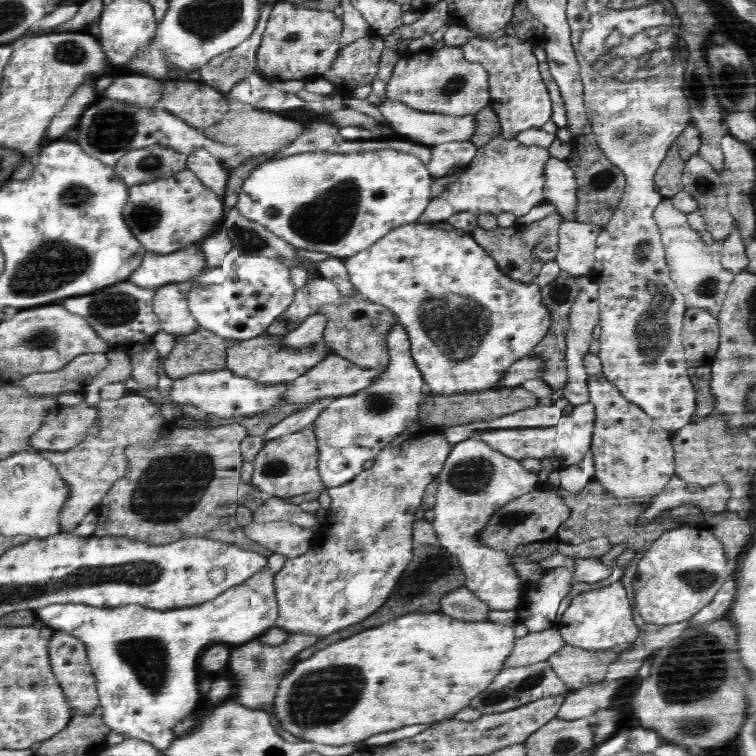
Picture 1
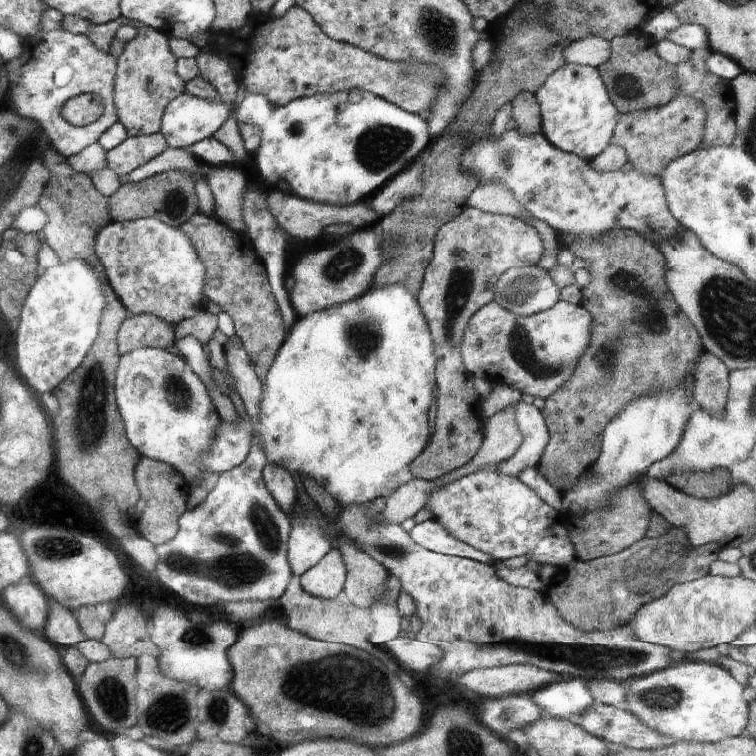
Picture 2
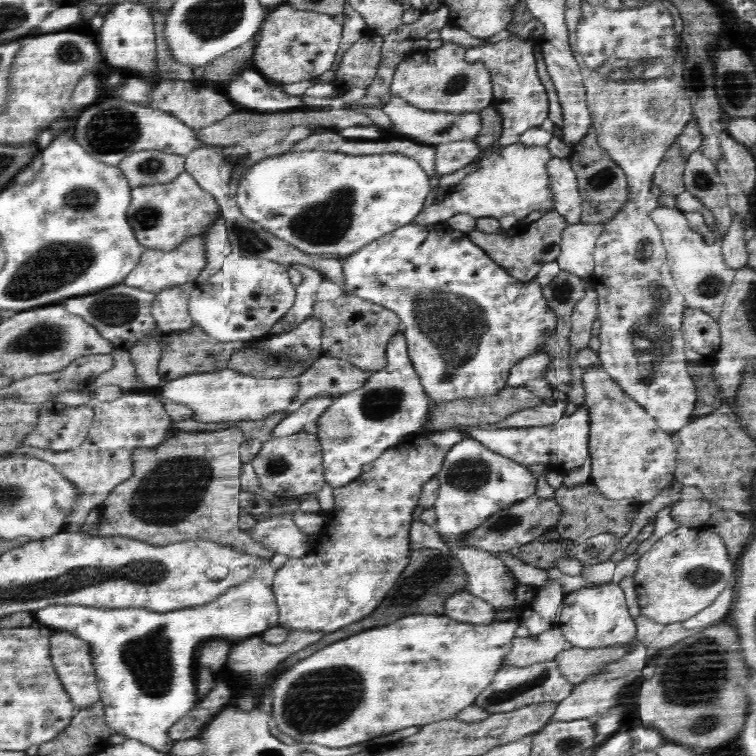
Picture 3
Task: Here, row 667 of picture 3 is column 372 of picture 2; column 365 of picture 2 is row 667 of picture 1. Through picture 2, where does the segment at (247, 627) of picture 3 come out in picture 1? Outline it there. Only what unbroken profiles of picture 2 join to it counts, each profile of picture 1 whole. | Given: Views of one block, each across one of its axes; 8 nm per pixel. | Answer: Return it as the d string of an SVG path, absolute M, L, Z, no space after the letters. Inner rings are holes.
M268 568L257 572L246 582L229 588L207 603L192 608L161 611L142 605L129 604L123 607L95 607L88 604L52 604L35 610L46 626L64 630L81 640L86 647L88 662L95 676L99 707L103 710L104 722L112 731L126 738L139 738L154 745L158 750L167 749L175 739L172 728L184 717L200 708L200 674L198 660L204 650L214 644L237 646L256 639L267 630L276 627L279 606L274 588L274 574Z

